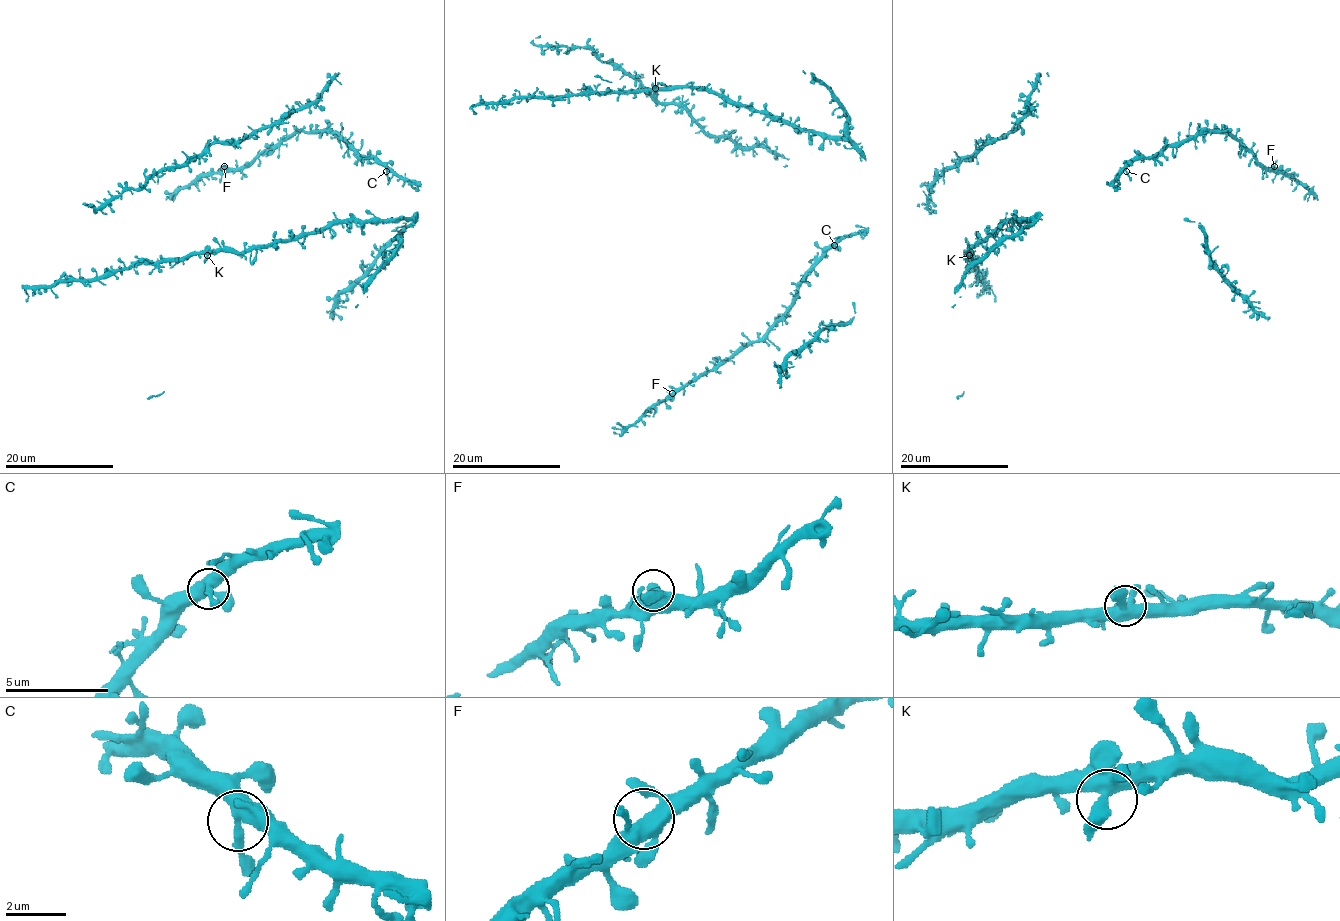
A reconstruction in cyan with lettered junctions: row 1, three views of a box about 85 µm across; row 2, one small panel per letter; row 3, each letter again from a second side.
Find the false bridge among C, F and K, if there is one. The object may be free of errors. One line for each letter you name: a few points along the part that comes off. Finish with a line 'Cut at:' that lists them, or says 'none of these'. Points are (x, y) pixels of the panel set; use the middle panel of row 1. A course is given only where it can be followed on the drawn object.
Cut at: none of these

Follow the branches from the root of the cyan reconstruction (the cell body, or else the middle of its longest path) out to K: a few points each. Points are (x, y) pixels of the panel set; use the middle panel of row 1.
K: (743, 107), (732, 106), (714, 93), (696, 88), (655, 88)

